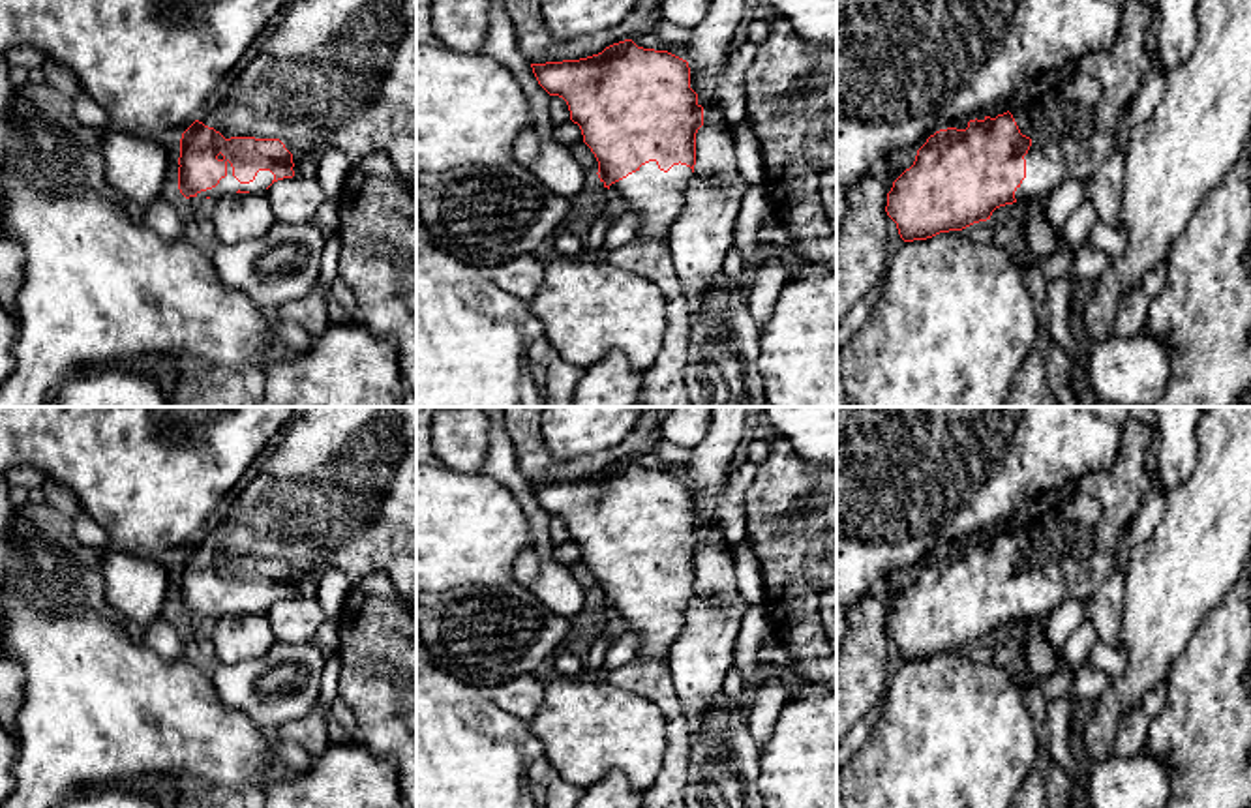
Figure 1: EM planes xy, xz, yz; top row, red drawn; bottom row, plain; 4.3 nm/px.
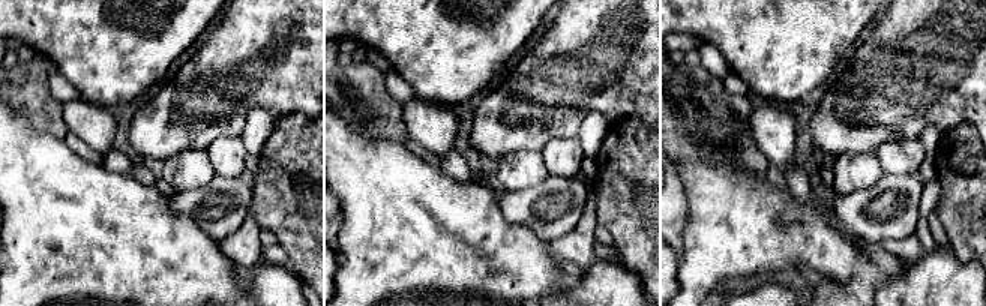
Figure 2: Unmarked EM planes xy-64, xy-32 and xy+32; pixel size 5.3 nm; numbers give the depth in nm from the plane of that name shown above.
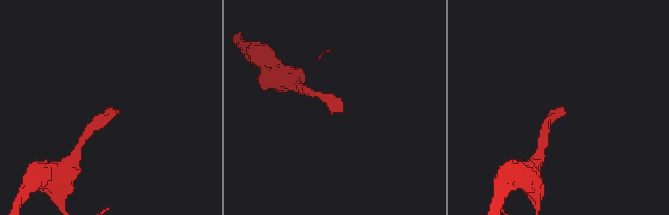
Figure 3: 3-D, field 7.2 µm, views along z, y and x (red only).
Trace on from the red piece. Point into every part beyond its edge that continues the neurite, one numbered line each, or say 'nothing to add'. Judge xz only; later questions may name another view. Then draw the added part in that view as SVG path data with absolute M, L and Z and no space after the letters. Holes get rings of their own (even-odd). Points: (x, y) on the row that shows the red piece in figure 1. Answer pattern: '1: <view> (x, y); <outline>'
1: xz (657, 197); M656 161L641 165L636 172L610 186L623 197L626 208L640 216L638 234L668 236L685 208L686 189L694 172L686 165L673 165L668 172Z

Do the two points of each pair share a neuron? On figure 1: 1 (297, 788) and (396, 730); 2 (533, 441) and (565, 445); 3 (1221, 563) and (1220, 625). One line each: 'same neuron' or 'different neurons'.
1: different neurons
2: different neurons
3: different neurons

